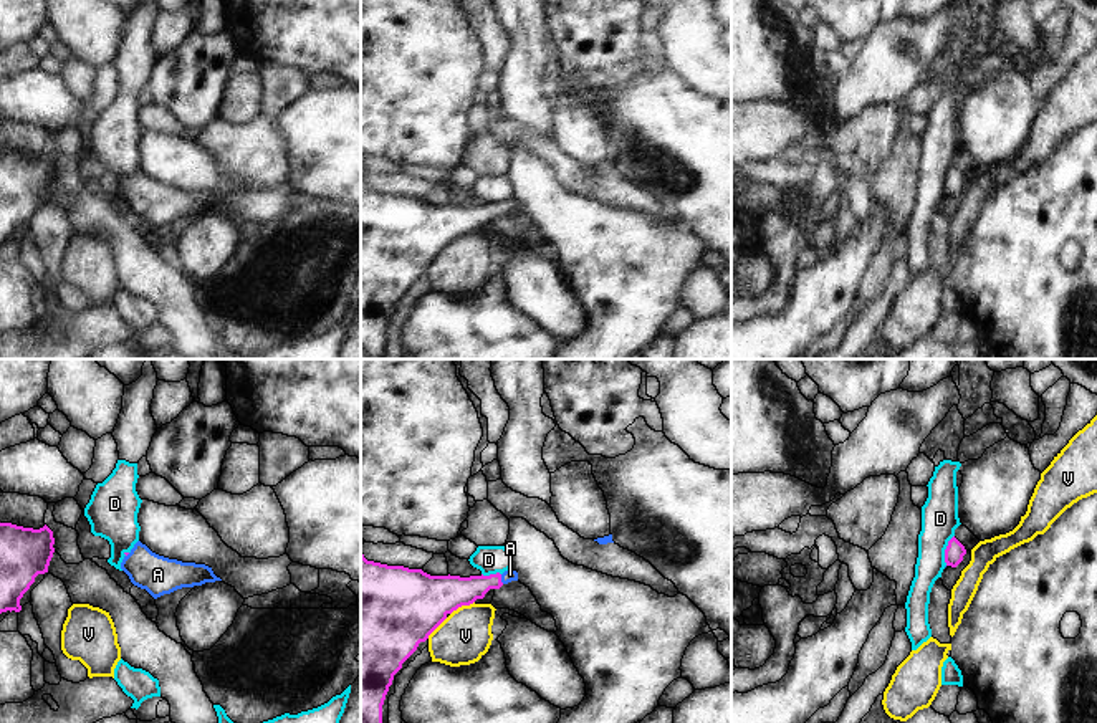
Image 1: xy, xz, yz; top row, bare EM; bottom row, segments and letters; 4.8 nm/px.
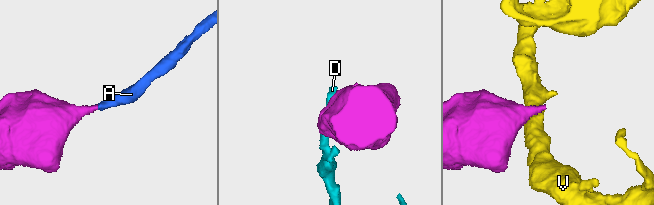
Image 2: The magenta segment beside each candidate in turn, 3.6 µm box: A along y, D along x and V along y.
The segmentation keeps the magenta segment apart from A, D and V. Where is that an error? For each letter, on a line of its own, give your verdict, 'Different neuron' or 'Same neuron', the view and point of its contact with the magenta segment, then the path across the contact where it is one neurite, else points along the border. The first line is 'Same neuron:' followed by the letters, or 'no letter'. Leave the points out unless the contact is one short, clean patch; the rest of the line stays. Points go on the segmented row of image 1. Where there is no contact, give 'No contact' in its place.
Same neuron: A
A: Same neuron. Touches magenta at xz (500, 579). Path across: xz (450, 593), (500, 579), (510, 574)
D: Different neuron. Touches magenta at yz (945, 550). Boundary: yz (953, 535), (945, 550), (945, 564)
V: Different neuron. Touches magenta at xz (462, 604). Boundary: xz (474, 601), (459, 606), (450, 614).

